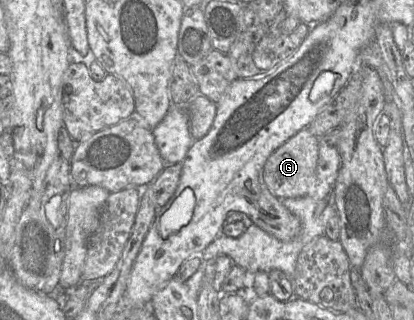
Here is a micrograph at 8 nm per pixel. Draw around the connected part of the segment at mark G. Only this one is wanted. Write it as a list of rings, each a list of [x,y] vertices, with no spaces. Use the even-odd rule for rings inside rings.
[[[305,128],[278,147],[266,160],[263,181],[277,198],[297,198],[308,194],[315,183],[315,172],[319,153],[318,137]]]

